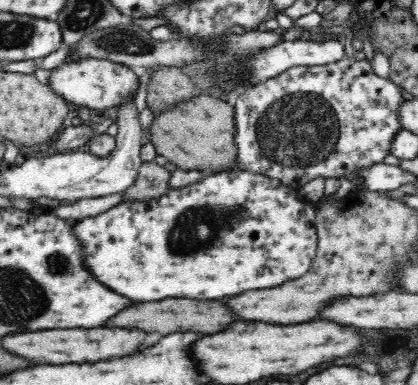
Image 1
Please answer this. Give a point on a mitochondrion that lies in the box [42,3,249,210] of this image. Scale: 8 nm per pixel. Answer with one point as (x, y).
(121, 41)

